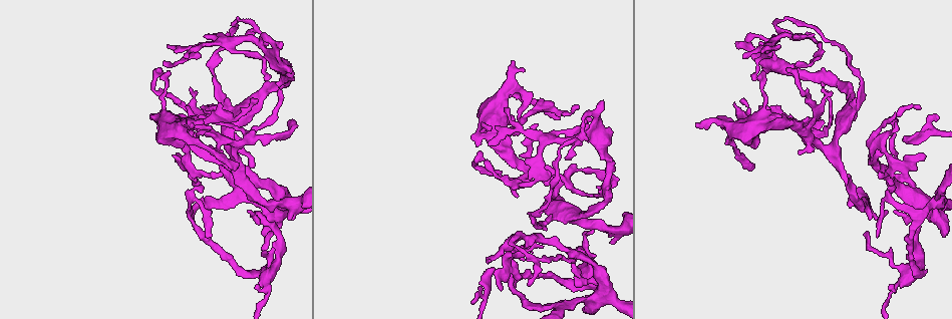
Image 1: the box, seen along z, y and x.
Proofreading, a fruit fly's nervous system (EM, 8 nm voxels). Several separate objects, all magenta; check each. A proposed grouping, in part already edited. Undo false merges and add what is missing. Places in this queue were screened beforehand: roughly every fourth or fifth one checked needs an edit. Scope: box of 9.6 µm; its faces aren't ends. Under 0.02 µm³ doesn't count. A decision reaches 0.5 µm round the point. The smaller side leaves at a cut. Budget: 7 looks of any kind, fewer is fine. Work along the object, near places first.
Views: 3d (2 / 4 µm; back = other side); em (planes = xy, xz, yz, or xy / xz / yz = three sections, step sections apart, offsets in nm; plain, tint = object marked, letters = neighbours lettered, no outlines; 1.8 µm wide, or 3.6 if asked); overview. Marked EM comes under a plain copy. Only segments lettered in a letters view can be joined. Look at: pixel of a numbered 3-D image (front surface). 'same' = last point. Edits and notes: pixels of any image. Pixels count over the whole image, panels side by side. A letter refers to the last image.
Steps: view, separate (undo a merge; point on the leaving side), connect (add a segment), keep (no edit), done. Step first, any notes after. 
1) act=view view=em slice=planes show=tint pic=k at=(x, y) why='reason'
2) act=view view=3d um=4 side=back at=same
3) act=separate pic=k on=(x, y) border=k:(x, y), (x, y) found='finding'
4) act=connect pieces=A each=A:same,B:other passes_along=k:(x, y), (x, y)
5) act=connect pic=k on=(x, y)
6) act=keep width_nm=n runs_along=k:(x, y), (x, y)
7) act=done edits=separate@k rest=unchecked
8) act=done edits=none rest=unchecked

act=view view=3d um=4 pic=1 at=(573, 259) why='an open end'

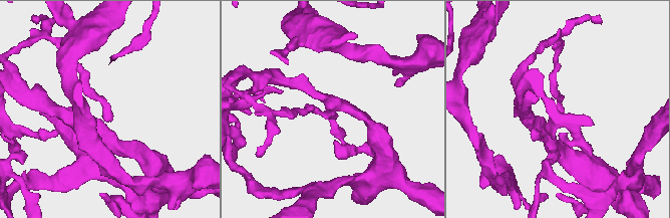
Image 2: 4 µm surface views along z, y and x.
act=view view=em um=3.6 slice=planes show=tint pic=2 at=(334, 114)

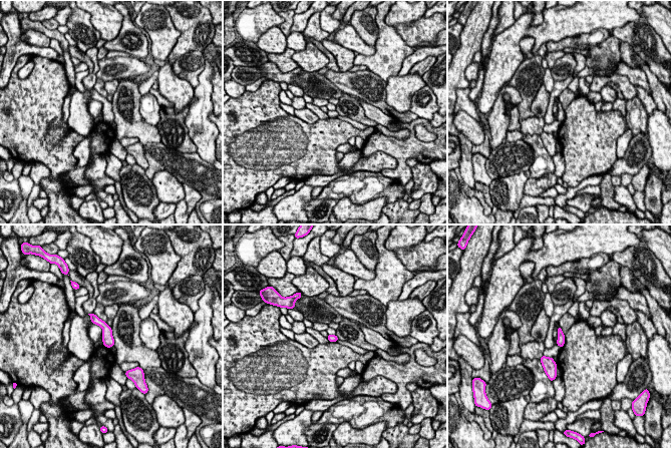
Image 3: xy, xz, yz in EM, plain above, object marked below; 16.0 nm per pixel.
act=view view=em um=3.6 slice=planes show=letters at=same

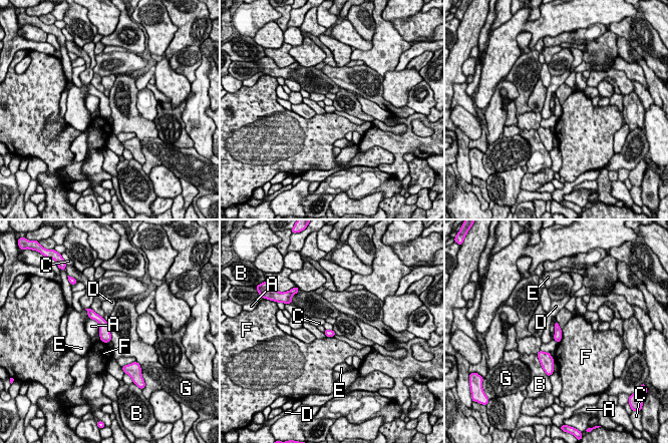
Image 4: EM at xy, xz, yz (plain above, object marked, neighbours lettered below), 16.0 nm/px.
act=keep each=A:other,B:other,C:other,D:other,E:other,F:other,G:other runs_along=4:(89, 312), (102, 323), (107, 339) found='no lettered segment goes on from it'

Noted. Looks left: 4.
act=view view=em slice=planes show=tint pic=1 at=(919, 104) why='free end'

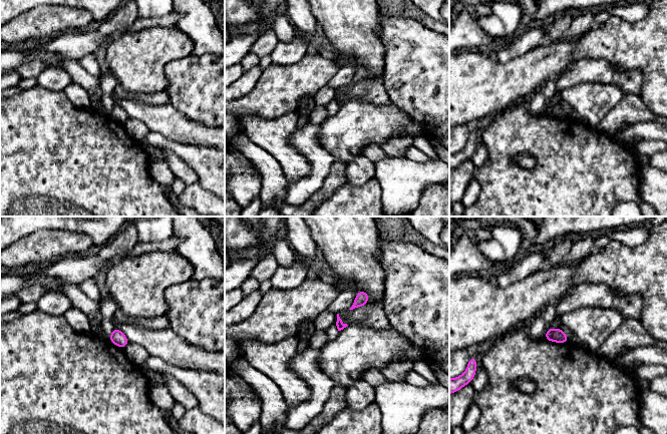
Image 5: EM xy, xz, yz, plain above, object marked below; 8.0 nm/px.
act=view view=em slice=planes show=letters at=same

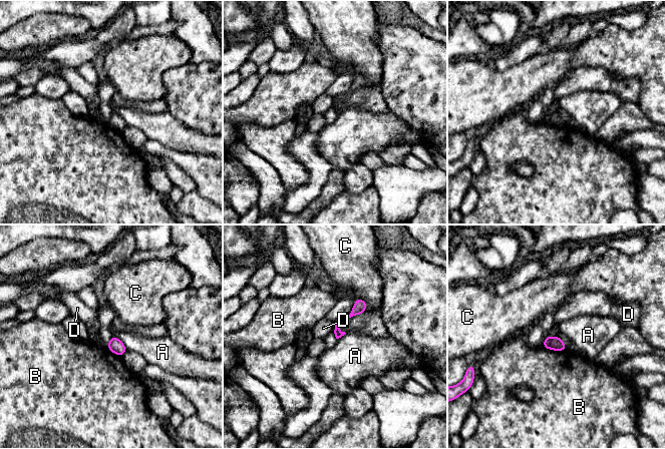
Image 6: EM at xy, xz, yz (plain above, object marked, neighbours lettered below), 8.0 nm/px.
act=keep each=A:other,B:other,C:other,D:other border=6:(112, 335), (127, 350) found='none of them fits'

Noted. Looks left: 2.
act=view view=em slice=xz step=4 show=tint pic=1 at=(522, 71) why='an open end'

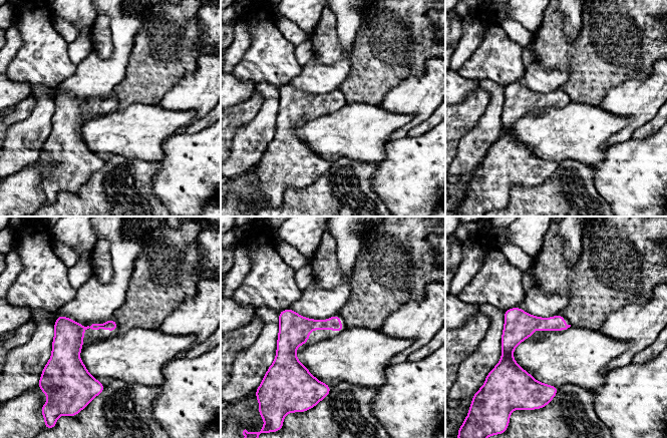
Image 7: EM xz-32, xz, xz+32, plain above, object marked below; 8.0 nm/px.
act=view view=em slice=planes show=letters at=same why='cut it another way'

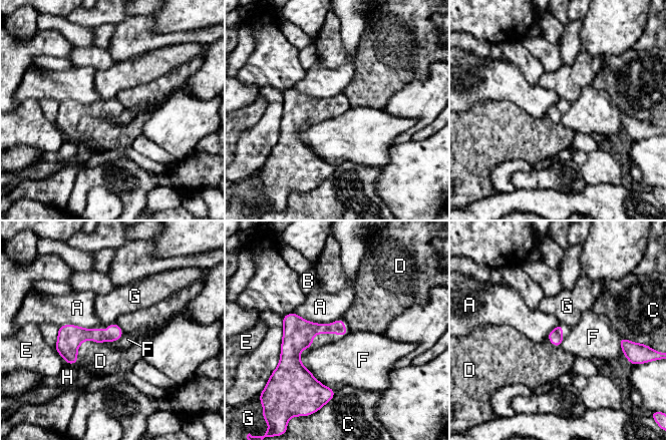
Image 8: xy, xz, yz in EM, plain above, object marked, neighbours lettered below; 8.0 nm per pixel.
act=keep each=A:other,B:other,C:other,D:other,E:other,F:other,G:other,H:other border=8:(305, 347), (300, 362), (334, 391) found='no lettered segment goes on from it'

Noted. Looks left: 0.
act=done edits=none rest=unchecked

